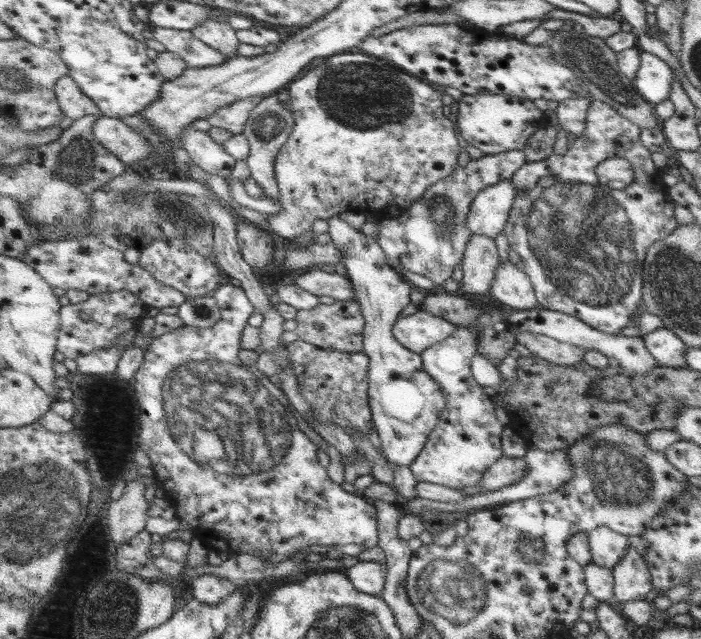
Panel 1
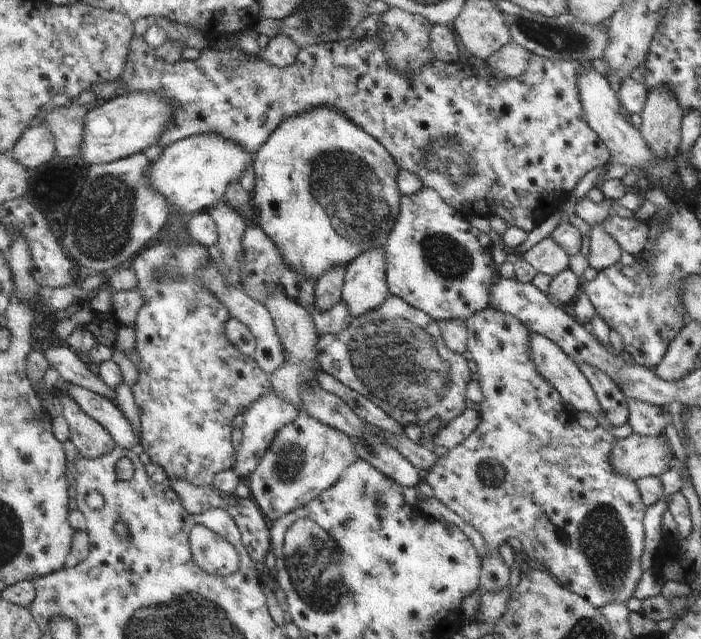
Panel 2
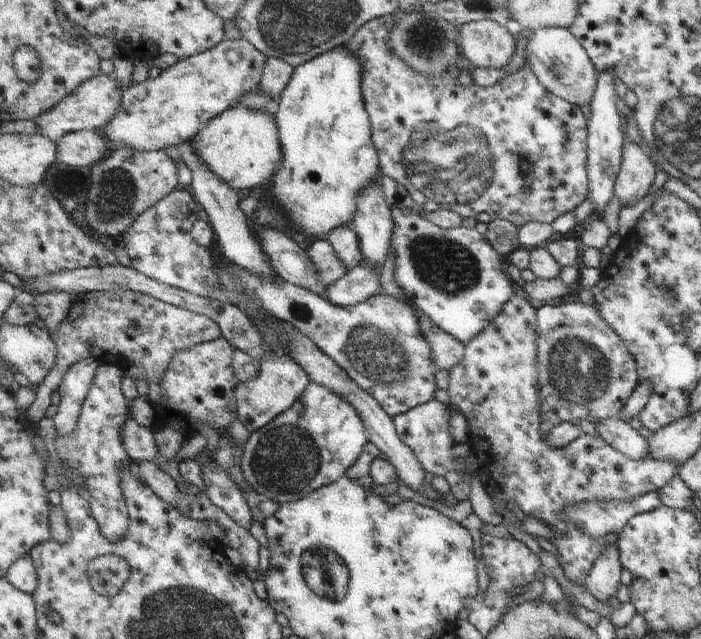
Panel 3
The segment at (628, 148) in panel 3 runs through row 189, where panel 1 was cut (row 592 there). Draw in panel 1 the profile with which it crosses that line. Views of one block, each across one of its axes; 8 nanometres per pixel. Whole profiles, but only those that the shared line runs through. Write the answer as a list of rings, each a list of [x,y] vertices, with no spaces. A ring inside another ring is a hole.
[[[632,547],[619,564],[612,569],[614,575],[614,594],[619,603],[645,600],[653,590],[652,575],[648,563]]]

